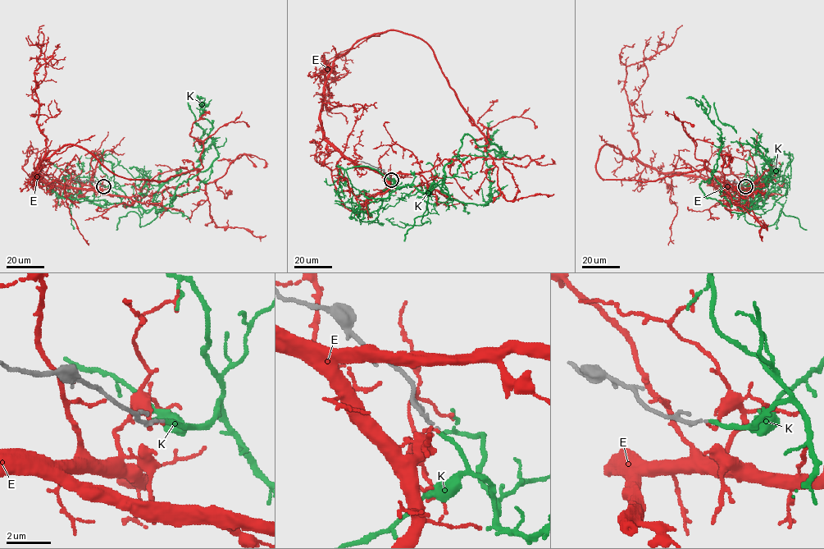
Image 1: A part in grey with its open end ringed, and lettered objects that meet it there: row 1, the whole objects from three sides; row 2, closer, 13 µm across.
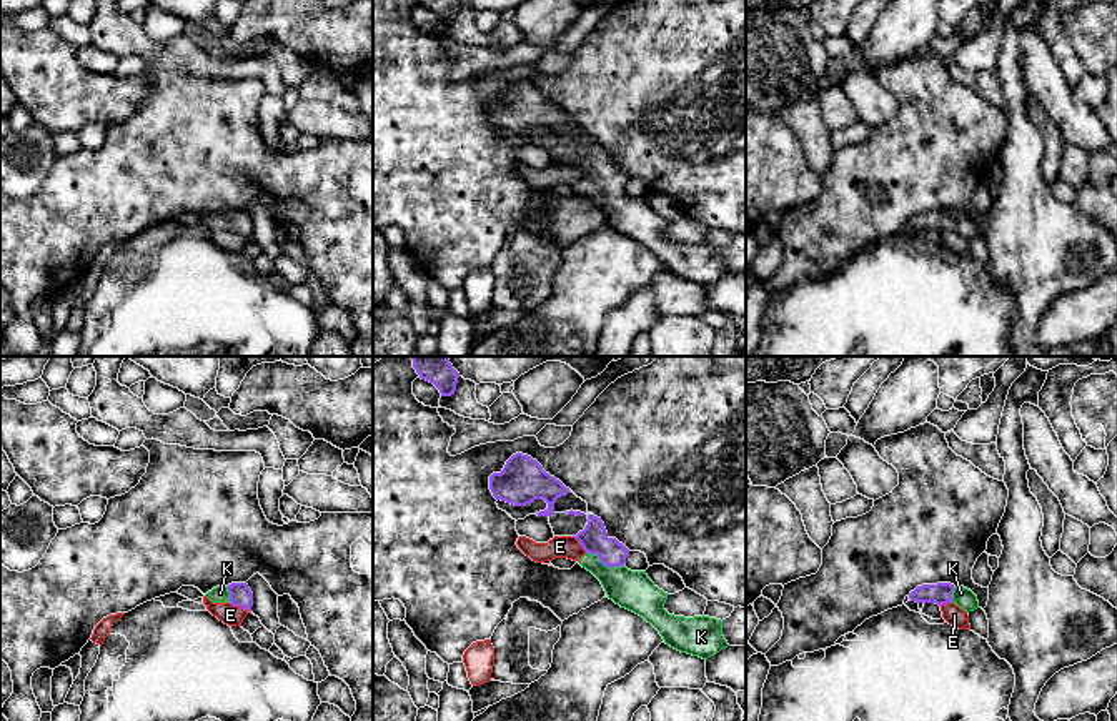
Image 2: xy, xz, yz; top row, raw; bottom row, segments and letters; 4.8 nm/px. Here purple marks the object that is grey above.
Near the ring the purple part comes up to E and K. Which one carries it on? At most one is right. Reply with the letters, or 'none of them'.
K

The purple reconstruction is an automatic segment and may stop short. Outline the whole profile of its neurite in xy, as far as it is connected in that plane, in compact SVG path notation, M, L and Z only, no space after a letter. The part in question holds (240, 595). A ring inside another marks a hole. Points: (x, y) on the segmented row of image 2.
M231 583L228 586L216 586L205 596L213 603L230 603L246 611L251 611L253 606L253 593L246 583Z

